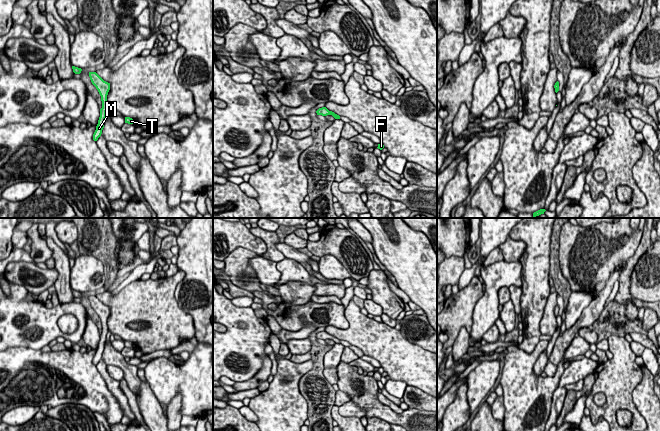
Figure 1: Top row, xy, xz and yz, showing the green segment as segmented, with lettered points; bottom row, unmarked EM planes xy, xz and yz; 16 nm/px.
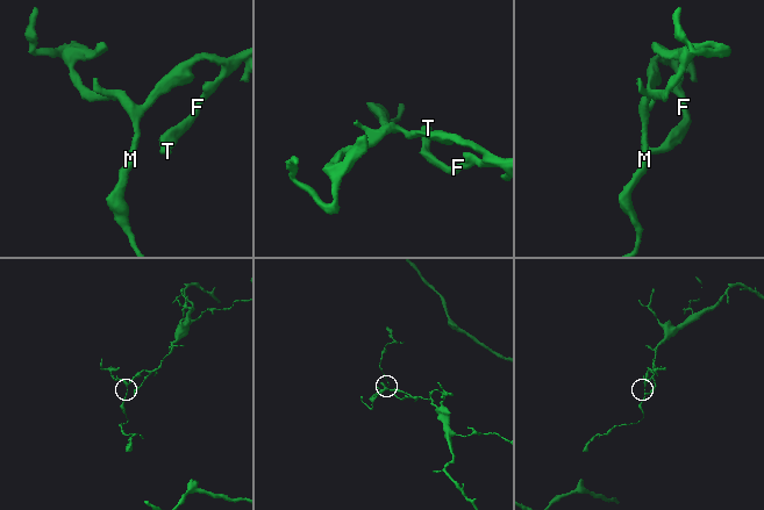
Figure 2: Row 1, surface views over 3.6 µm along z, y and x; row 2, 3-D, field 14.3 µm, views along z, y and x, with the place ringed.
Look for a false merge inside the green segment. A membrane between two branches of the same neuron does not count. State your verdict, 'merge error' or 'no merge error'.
merge error

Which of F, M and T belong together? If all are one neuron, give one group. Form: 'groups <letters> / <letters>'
groups F T / M

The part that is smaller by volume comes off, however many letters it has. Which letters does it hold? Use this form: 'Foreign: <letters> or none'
Foreign: M

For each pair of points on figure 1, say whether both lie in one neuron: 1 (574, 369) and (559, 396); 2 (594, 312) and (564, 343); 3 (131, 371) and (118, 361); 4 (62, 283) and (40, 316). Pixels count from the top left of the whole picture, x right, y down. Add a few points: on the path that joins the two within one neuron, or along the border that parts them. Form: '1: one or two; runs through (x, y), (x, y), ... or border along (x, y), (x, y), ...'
1: one; runs through (569, 376), (562, 383), (561, 389)
2: one; runs through (586, 319), (569, 335)
3: one; runs through (128, 369), (121, 363)
4: two; border along (72, 301), (60, 303)

